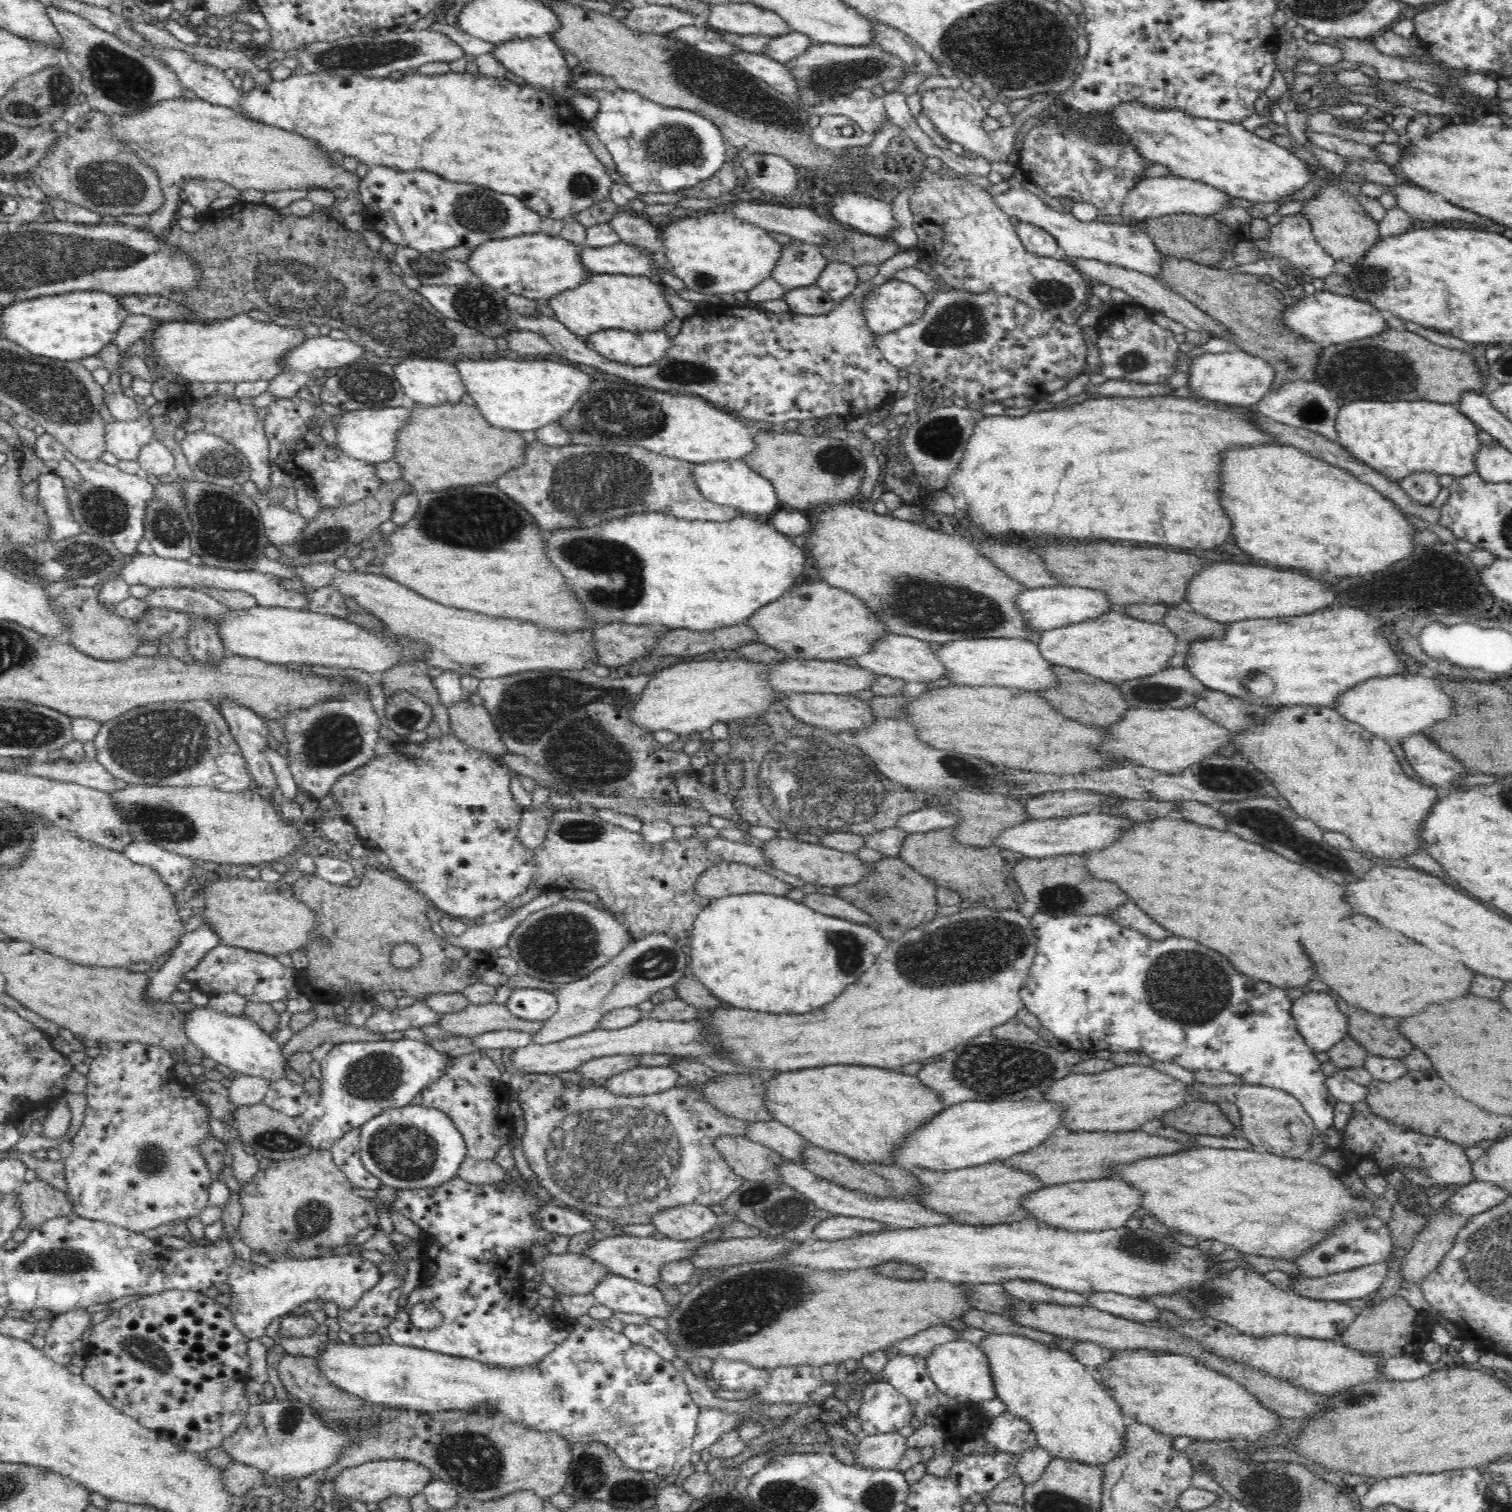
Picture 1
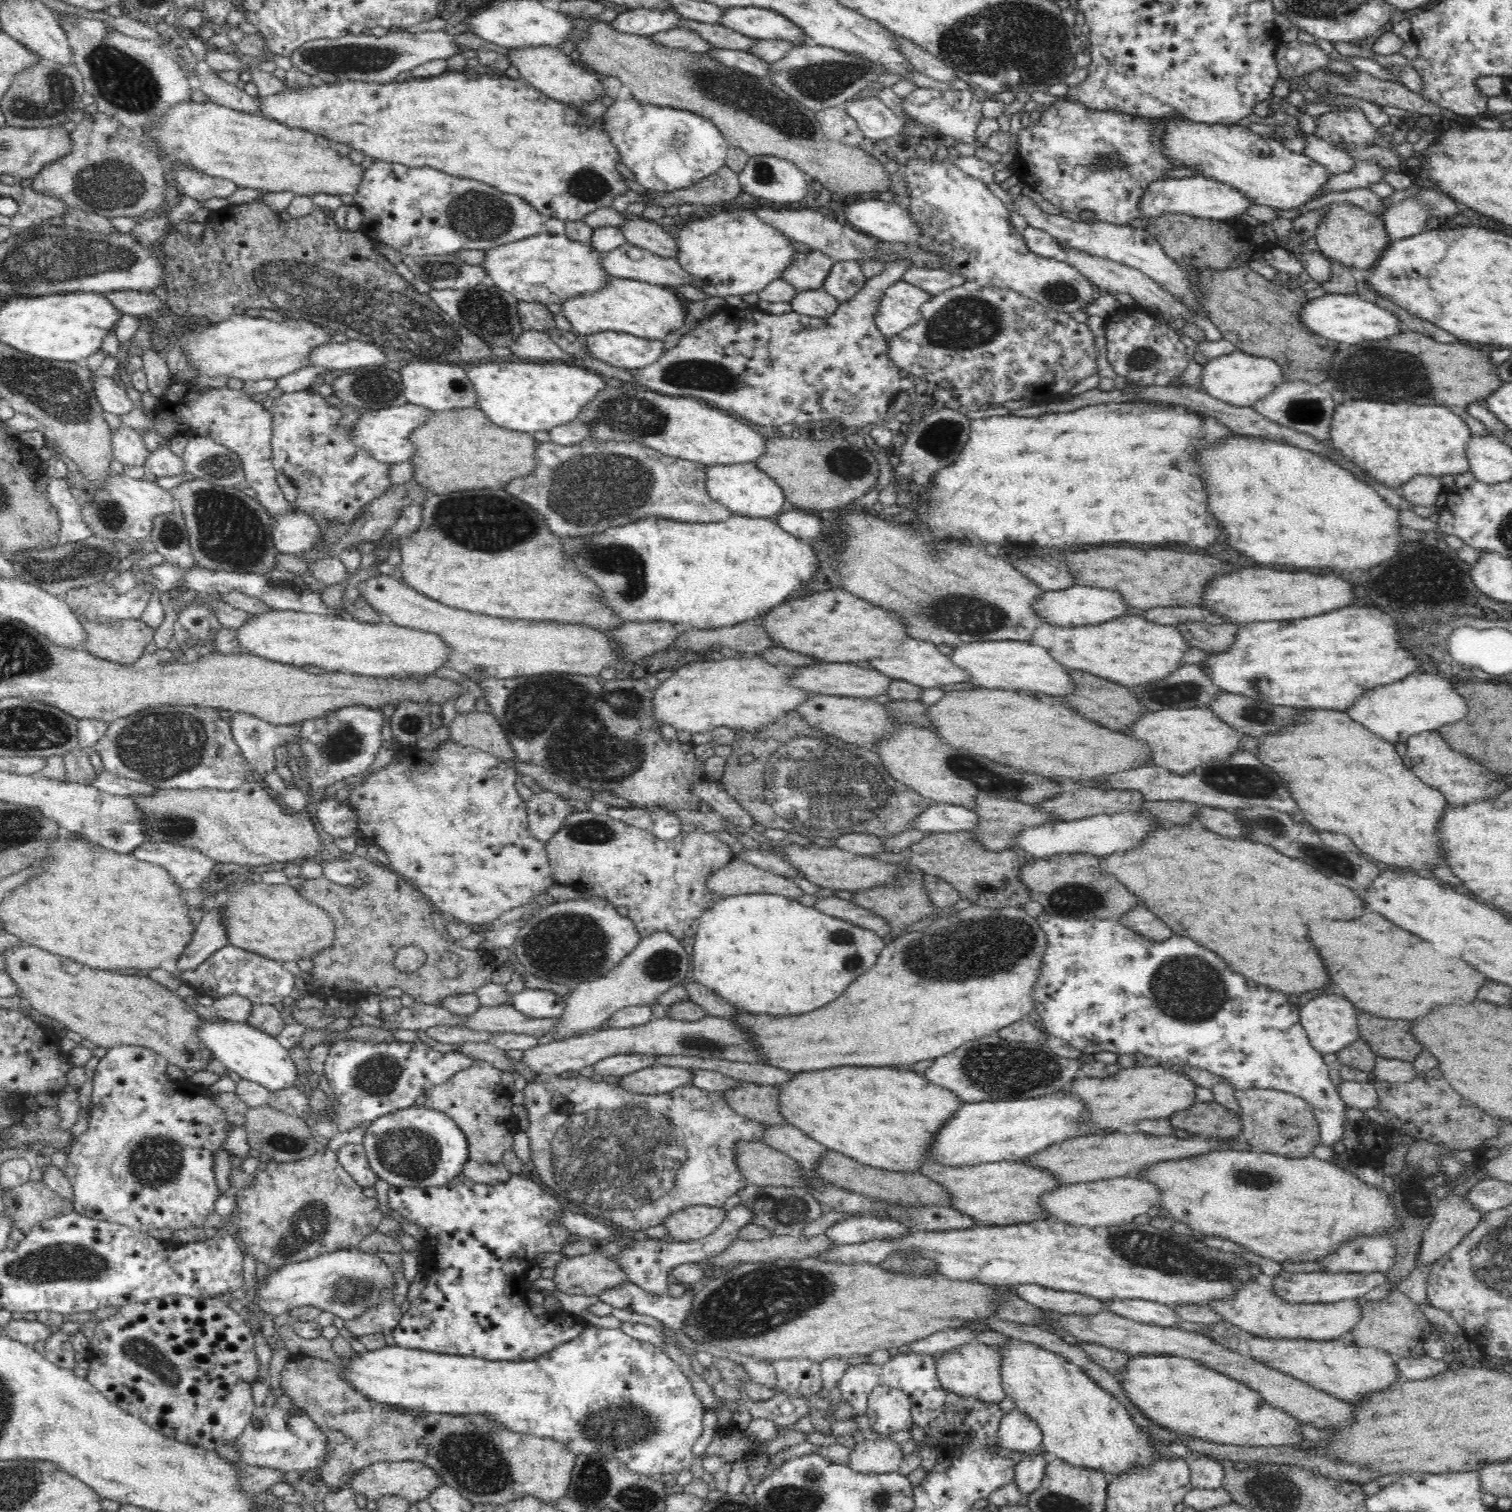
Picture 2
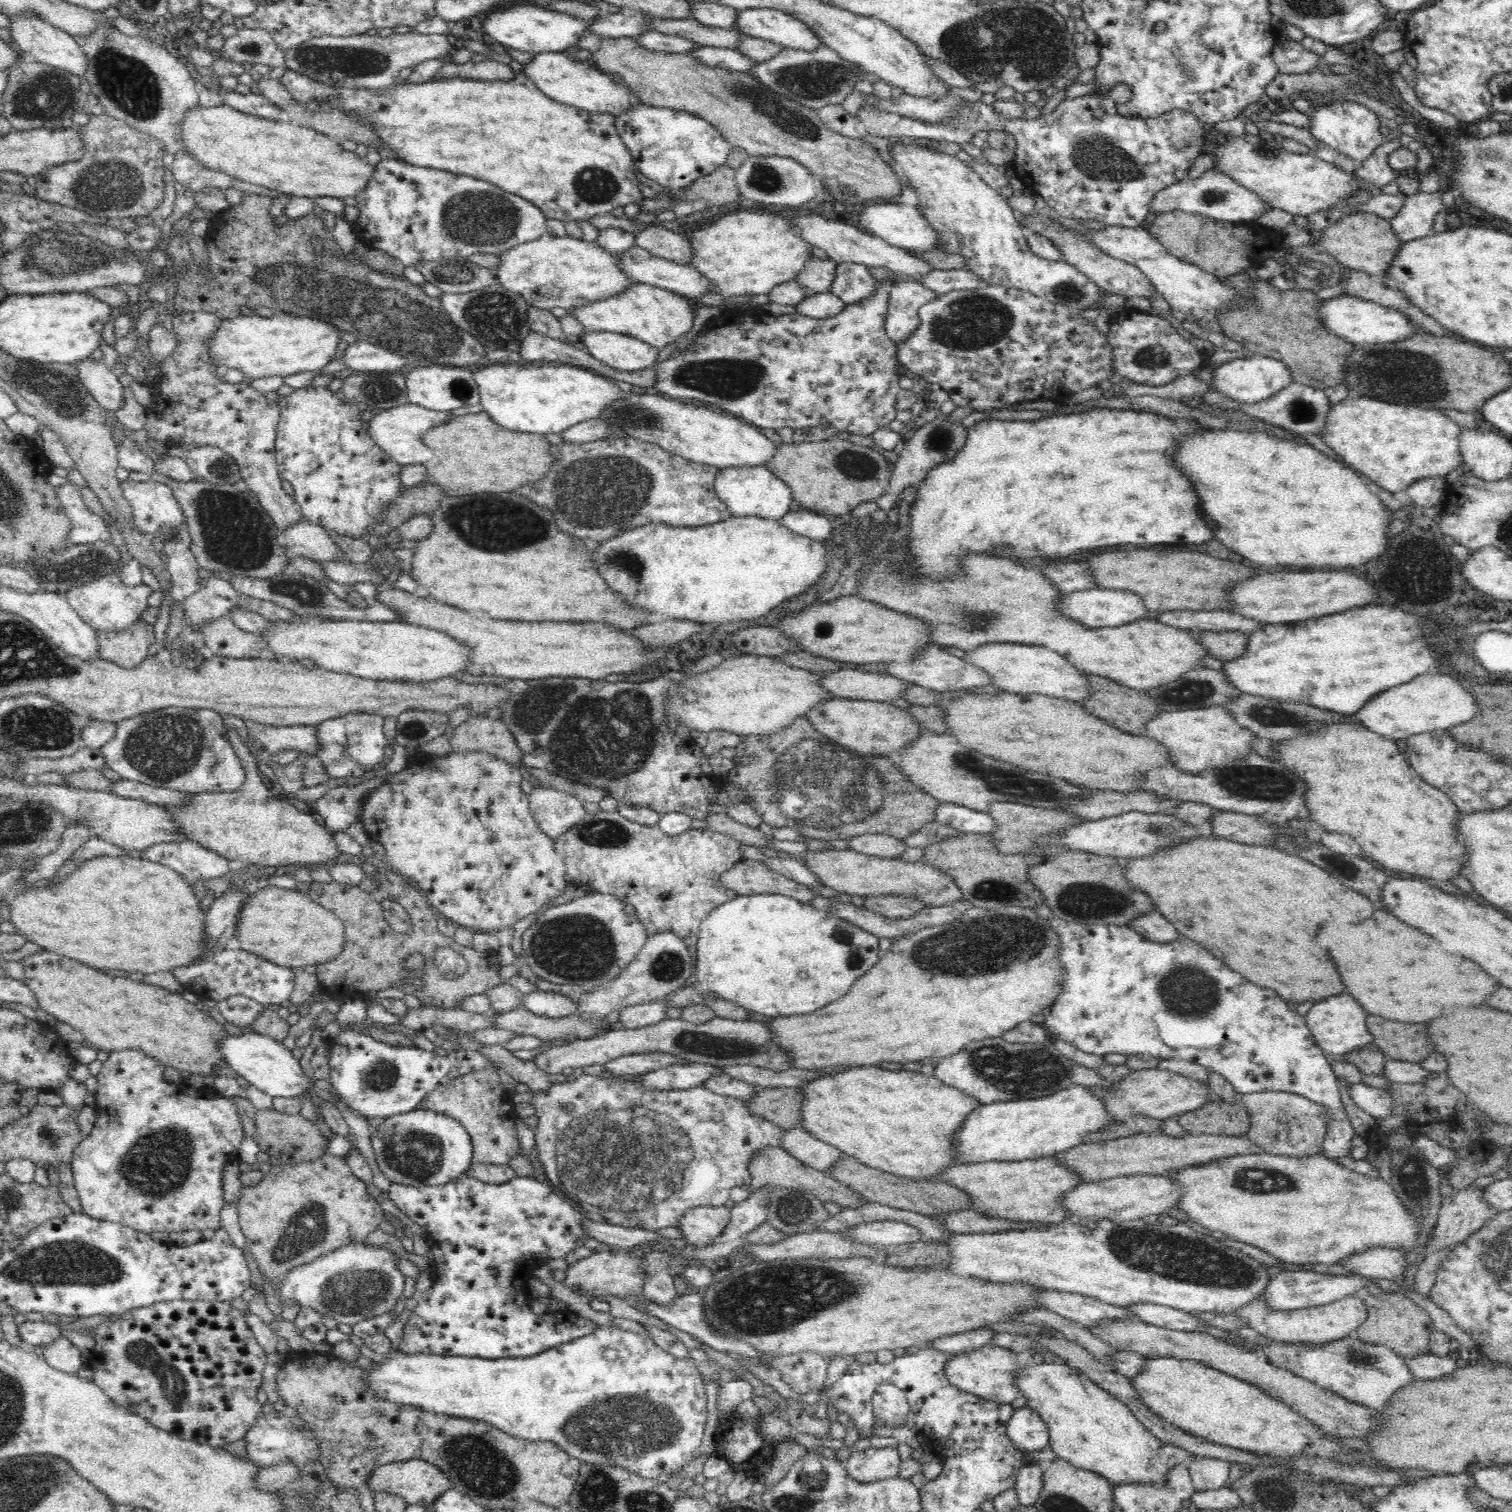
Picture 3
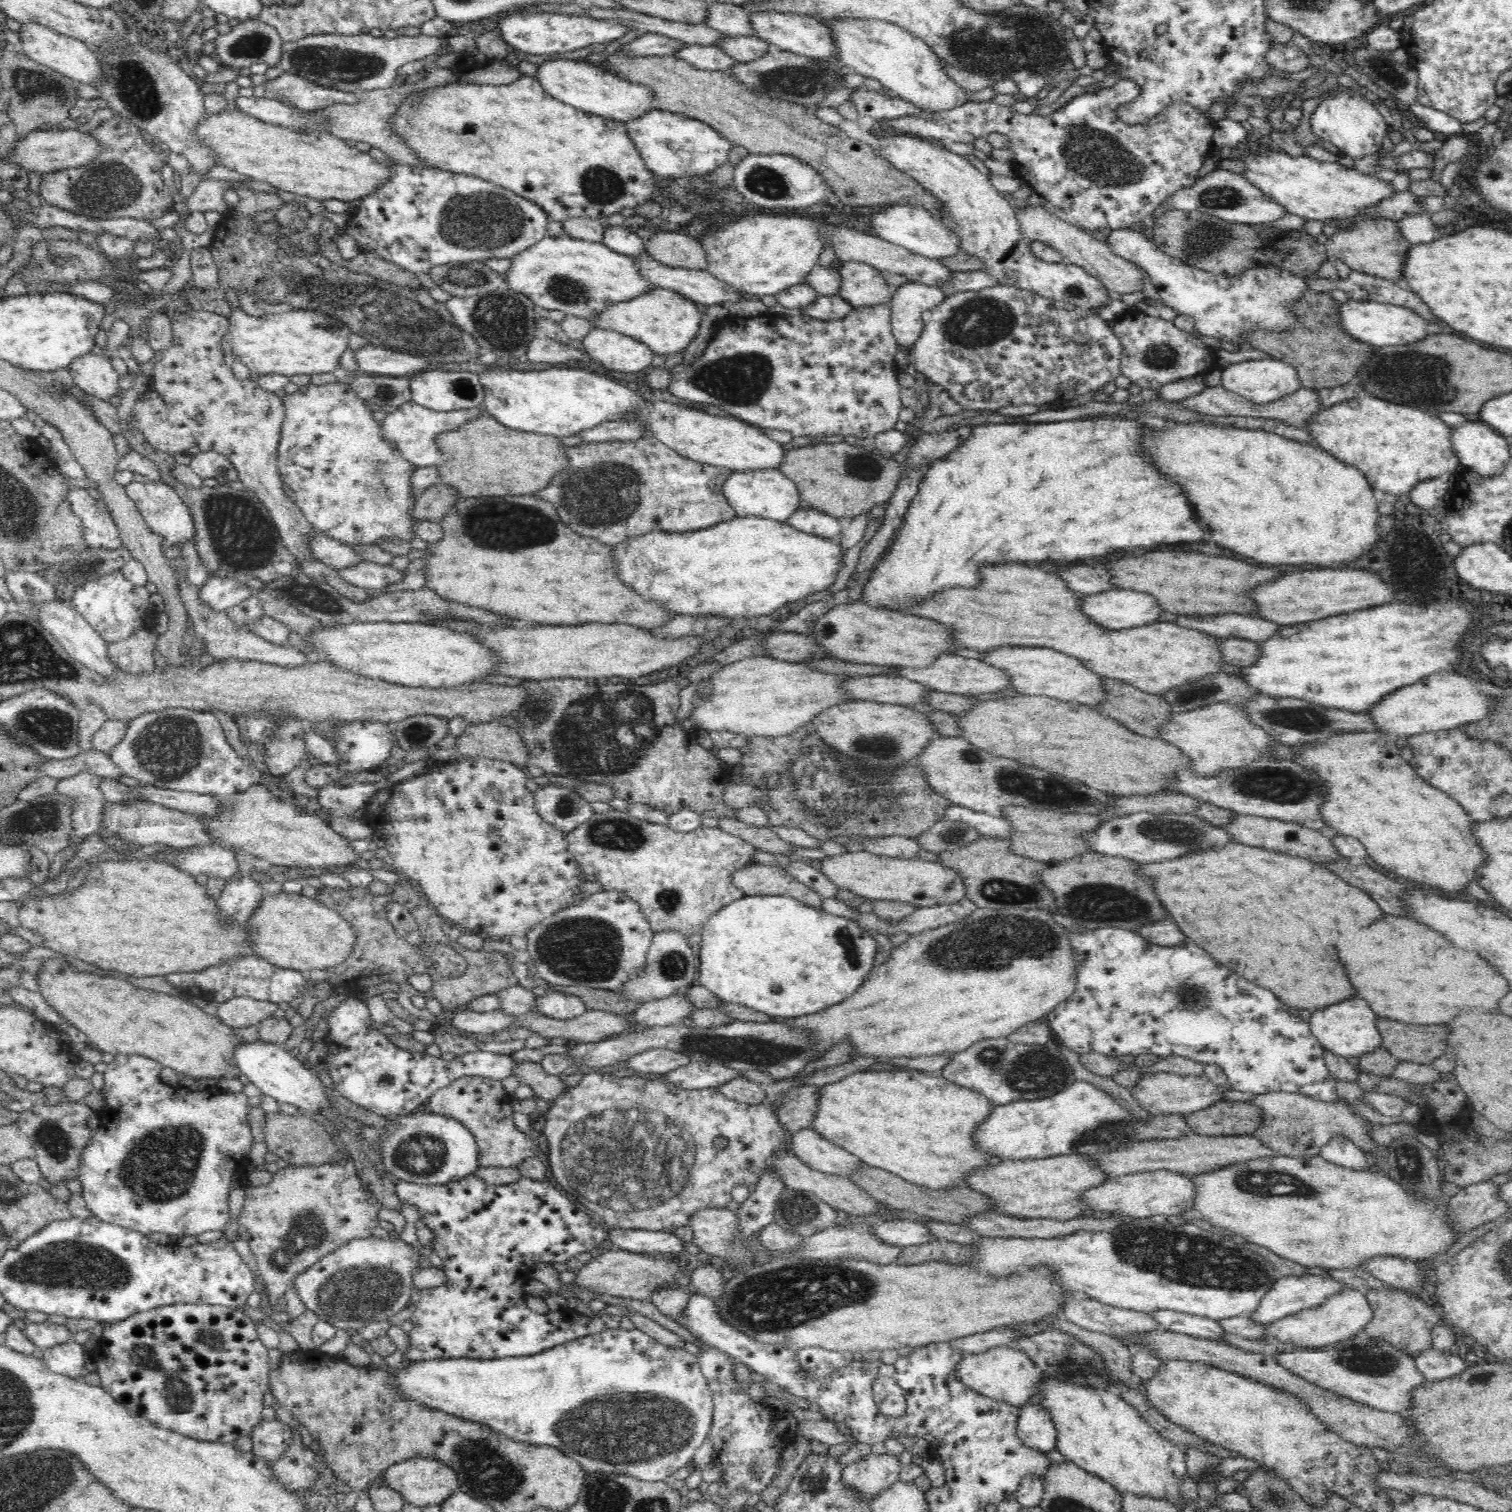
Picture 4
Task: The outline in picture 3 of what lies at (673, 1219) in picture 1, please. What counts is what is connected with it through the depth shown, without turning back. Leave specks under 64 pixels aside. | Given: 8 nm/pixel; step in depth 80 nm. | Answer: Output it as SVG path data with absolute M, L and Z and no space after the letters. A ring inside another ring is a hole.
M702 1206L686 1212L678 1228L688 1244L704 1248L724 1234L730 1218L730 1209L727 1207Z

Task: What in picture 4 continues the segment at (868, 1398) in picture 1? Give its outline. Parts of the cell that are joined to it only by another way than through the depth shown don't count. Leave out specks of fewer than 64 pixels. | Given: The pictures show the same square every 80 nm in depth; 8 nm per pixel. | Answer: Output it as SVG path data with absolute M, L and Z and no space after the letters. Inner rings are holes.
M878 1376L872 1382L871 1392L878 1412L887 1416L900 1416L906 1412L906 1393L892 1376Z

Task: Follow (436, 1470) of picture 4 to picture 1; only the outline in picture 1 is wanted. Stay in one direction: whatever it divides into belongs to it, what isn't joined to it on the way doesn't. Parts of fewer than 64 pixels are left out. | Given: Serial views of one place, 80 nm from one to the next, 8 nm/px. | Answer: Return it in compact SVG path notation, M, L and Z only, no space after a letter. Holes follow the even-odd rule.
M378 1460L348 1468L334 1484L340 1495L346 1495L352 1502L361 1501L367 1504L379 1503L382 1499L392 1495L414 1498L424 1493L424 1490L434 1480L429 1468L413 1460Z

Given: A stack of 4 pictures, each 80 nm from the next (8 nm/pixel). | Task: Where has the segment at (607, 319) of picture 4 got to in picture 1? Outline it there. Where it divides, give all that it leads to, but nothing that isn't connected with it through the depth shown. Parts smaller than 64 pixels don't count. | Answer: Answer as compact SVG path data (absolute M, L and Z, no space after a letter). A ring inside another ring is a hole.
M596 274L574 291L562 292L548 300L556 318L570 332L586 339L594 332L618 329L630 332L662 332L668 322L674 322L674 309L660 283L643 276Z

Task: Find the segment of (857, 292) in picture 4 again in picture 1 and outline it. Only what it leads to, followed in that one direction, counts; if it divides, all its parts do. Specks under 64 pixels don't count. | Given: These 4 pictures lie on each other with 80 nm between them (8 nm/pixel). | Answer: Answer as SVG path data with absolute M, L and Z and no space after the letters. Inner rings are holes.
M832 261L822 272L817 285L835 301L843 301L860 284L854 265Z

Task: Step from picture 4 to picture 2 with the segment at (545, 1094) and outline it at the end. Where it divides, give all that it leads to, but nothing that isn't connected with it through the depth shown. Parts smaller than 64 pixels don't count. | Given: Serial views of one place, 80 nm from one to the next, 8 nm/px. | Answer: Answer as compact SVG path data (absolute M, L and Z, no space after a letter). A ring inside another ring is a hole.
M466 1041L457 1046L455 1050L462 1051L466 1055L472 1055L477 1060L489 1062L498 1070L511 1072L511 1074L520 1074L528 1082L532 1082L534 1078L538 1078L538 1071L526 1065L522 1059L515 1060L507 1051L496 1046L494 1043L483 1041L480 1043Z

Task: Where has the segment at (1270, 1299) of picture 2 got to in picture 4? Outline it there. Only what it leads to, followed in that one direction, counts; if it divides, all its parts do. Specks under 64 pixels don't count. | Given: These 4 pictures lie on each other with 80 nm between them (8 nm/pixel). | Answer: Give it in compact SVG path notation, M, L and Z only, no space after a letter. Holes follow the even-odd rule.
M1346 1287L1323 1300L1318 1306L1301 1310L1293 1316L1286 1316L1264 1327L1269 1335L1296 1348L1324 1349L1357 1336L1358 1332L1364 1329L1373 1318L1374 1309L1366 1298L1365 1292Z

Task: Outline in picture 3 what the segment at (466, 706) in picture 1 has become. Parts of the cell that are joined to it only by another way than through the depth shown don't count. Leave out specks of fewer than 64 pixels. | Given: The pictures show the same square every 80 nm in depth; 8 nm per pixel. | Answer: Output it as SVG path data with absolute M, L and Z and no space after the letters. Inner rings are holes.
M470 715L462 726L454 728L450 740L459 752L486 752L517 767L521 765L522 749L500 719Z

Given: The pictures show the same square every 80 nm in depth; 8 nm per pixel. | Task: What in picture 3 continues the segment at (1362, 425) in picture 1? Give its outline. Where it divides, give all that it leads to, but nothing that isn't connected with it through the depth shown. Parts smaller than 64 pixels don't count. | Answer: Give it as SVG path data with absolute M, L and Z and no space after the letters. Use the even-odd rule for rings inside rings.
M1351 396L1331 406L1318 434L1362 476L1392 494L1402 492L1416 480L1449 476L1463 469L1458 435L1460 428L1442 411L1400 406L1366 396Z

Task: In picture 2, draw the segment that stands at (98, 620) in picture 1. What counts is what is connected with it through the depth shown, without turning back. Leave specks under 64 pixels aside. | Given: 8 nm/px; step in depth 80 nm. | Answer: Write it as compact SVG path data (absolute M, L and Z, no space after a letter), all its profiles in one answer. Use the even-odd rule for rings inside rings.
M79 618L88 631L84 650L103 660L133 666L152 642L155 630L142 620L124 620L118 624L96 624Z

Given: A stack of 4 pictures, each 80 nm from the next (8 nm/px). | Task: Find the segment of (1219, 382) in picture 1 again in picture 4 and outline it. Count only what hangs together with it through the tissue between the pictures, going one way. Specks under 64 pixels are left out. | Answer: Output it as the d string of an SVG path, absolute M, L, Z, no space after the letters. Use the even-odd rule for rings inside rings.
M1274 358L1241 361L1222 369L1222 386L1257 404L1282 401L1303 388L1296 367Z

